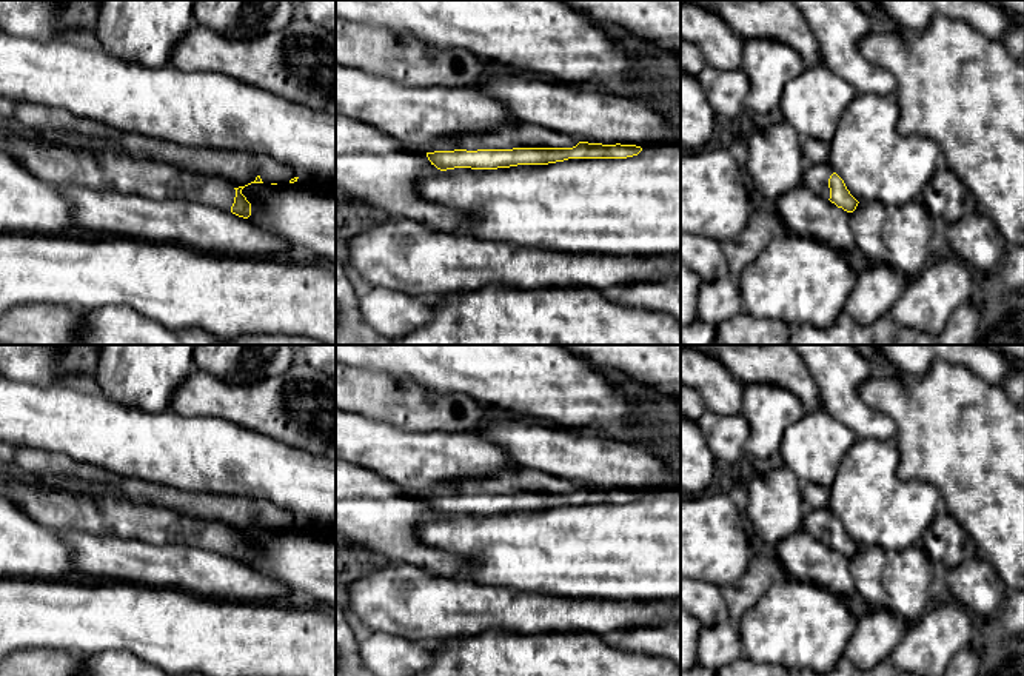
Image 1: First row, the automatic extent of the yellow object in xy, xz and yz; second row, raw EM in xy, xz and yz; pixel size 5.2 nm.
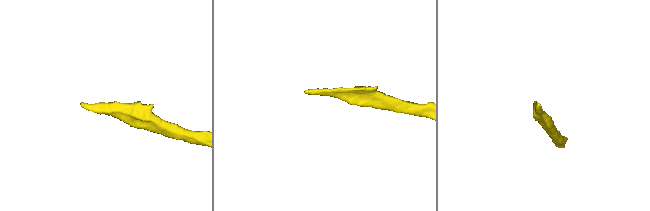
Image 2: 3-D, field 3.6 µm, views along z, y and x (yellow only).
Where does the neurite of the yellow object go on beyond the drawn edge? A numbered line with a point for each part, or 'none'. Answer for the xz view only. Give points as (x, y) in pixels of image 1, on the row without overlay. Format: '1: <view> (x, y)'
1: xz (524, 481)

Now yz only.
1: yz (816, 522)

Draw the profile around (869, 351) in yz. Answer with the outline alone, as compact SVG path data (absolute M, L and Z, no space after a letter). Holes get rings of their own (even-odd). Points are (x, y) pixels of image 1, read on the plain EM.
M853 345L867 360L884 368L885 376L901 379L904 374L892 365L875 345Z

